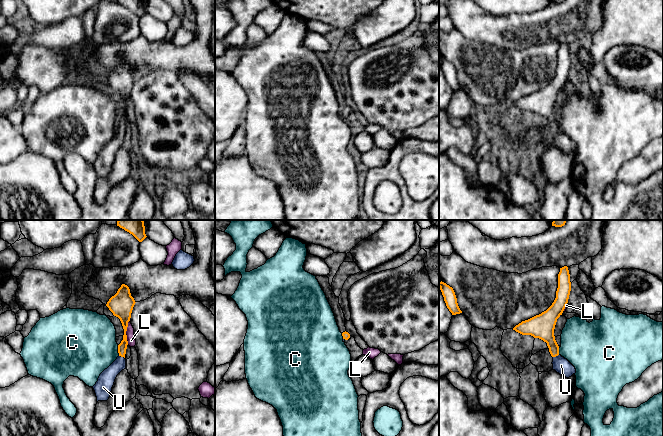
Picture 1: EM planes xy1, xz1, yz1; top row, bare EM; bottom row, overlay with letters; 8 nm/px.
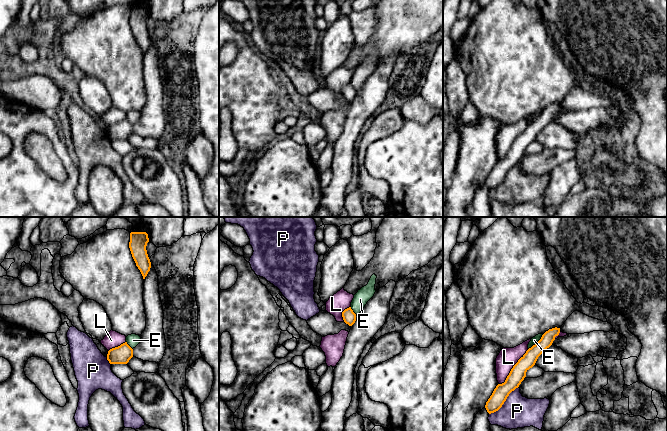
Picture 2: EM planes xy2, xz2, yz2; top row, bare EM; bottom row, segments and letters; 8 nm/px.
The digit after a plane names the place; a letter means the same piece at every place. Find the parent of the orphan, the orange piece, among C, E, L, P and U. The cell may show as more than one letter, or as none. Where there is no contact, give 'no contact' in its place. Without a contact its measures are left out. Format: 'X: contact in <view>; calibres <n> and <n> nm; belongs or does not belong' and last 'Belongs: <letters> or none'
C: contact in xy1; calibres 70 and 460 nm; does not belong
E: contact in yz2; calibres 120 and 60 nm; does not belong
L: contact in yz2; calibres 130 and 160 nm; does not belong
P: contact in yz2; calibres 130 and 260 nm; does not belong
U: contact in xy1; calibres 70 and 130 nm; belongs
Belongs: U

